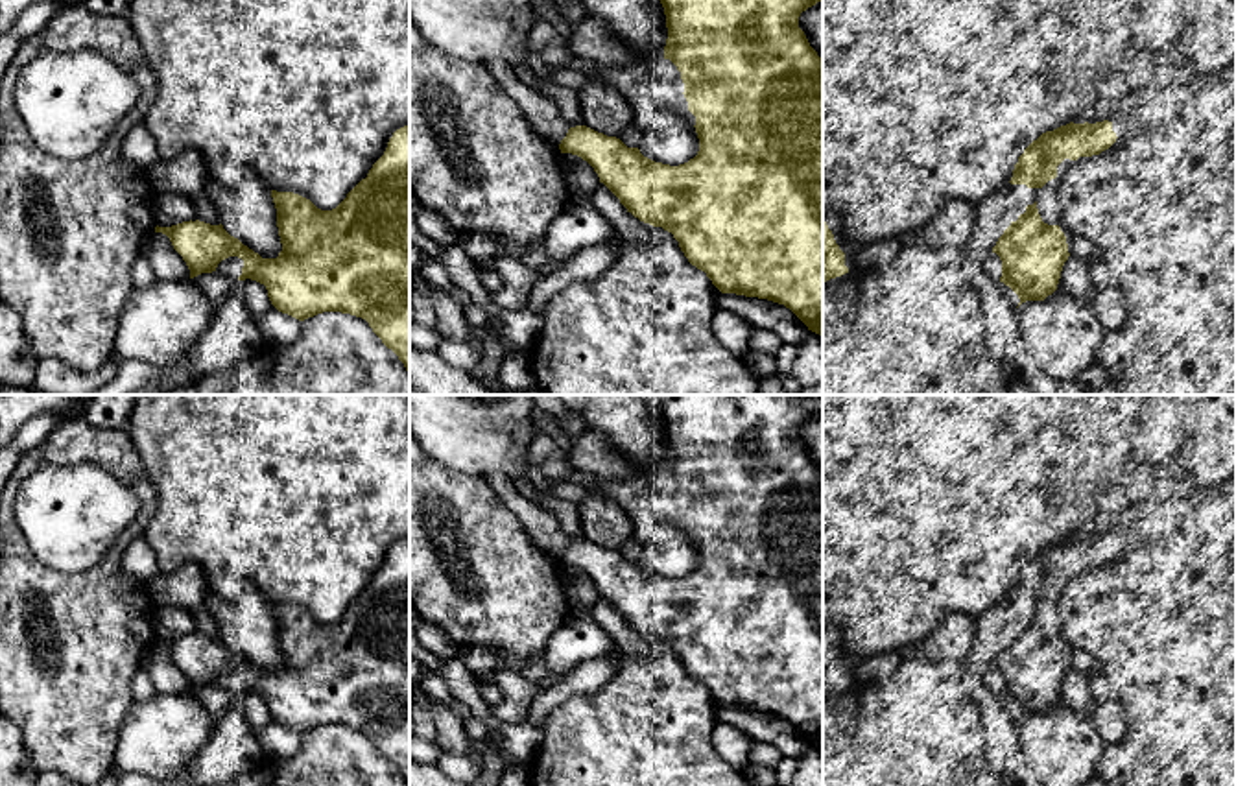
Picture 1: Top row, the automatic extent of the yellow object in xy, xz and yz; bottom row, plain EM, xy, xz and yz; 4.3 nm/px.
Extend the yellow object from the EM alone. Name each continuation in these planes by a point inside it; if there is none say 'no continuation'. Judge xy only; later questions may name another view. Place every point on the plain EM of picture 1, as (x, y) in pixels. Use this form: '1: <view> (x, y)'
no continuation

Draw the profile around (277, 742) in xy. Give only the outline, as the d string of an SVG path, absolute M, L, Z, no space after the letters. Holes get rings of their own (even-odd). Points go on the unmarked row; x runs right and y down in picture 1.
M273 718L258 732L258 738L260 738L262 756L277 762L293 758L303 745L303 734L279 725Z

